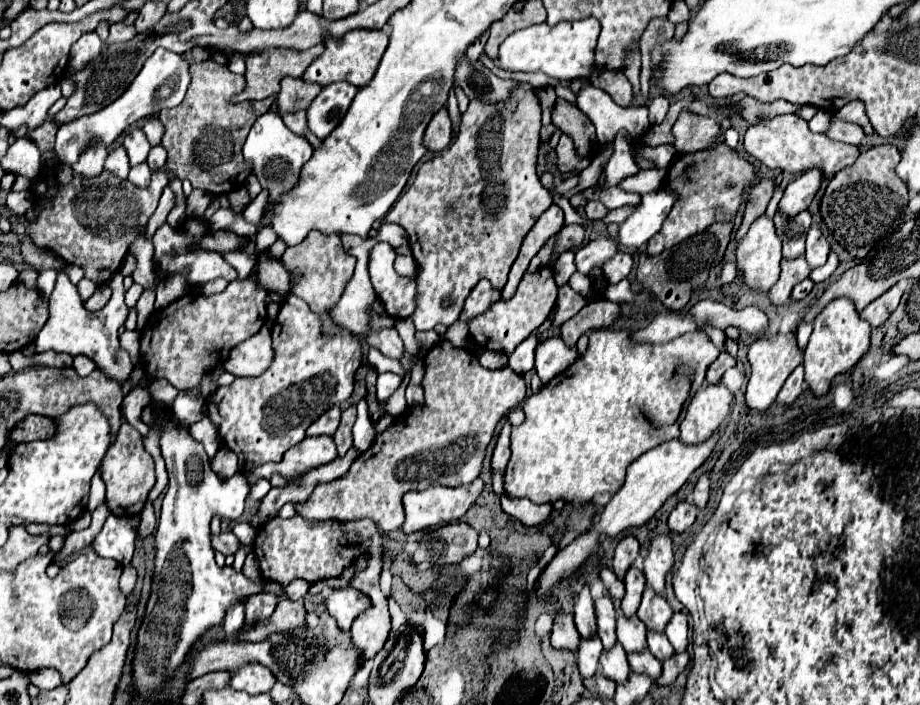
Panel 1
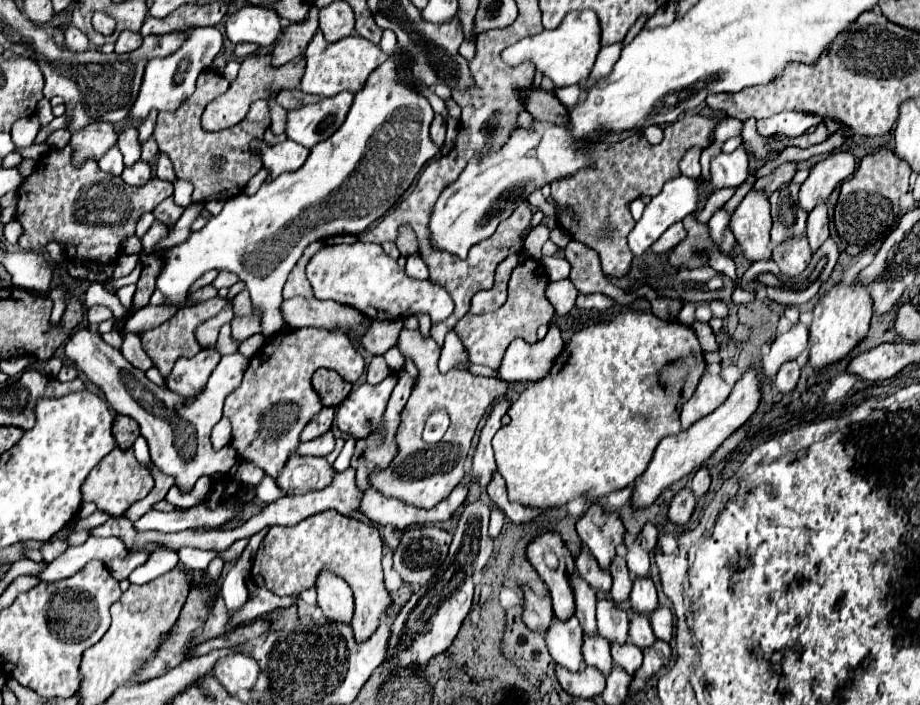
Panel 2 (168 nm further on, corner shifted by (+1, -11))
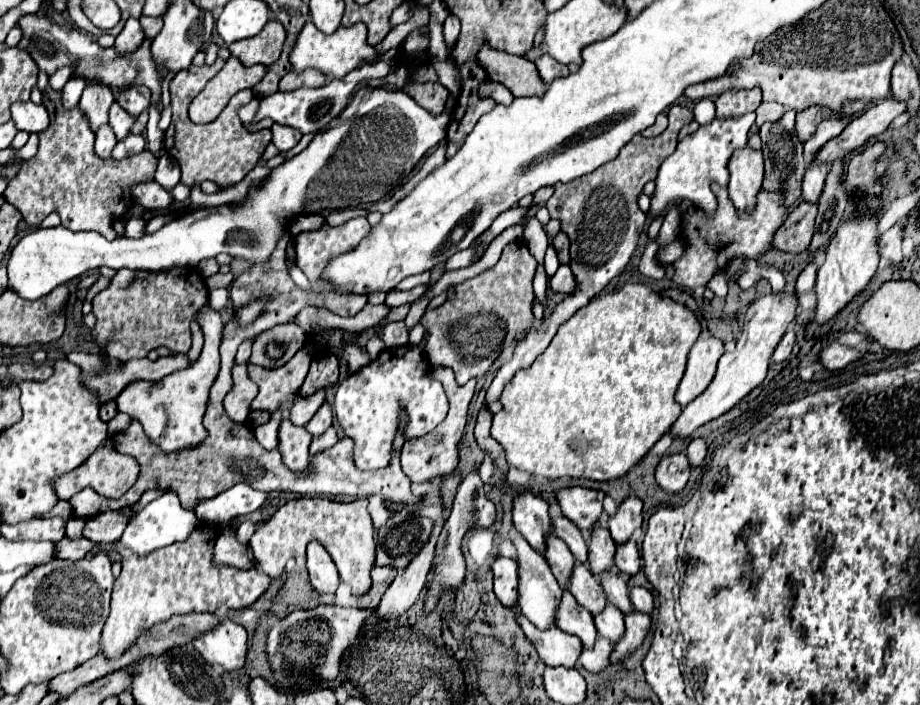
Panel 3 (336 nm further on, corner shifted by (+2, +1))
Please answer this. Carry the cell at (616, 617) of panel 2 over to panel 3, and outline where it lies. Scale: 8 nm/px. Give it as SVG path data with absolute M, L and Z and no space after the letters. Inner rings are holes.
M574 563L570 579L566 583L566 589L574 595L574 599L586 607L592 615L600 613L606 605L606 595L596 581L596 577L590 573L590 569L584 563Z

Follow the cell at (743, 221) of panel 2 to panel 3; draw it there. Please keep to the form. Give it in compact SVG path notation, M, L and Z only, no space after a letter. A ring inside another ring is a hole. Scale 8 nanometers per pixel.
M742 147L732 153L732 159L728 161L728 193L734 201L734 207L738 213L752 211L758 191L762 189L762 153L752 147Z

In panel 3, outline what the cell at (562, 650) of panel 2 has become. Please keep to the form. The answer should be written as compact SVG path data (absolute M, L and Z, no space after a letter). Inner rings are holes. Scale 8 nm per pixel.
M512 531L512 545L516 547L516 563L518 563L518 605L522 613L528 617L528 621L536 623L536 627L548 627L548 623L554 623L552 607L556 607L556 599L560 599L562 589L554 579L550 567L546 567L542 555L536 553L532 547L528 547L528 543L516 531Z

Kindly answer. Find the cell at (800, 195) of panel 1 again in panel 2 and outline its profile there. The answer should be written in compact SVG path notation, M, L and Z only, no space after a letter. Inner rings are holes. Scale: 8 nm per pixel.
M833 153L811 167L809 177L799 189L799 207L811 211L815 205L827 201L837 183L845 181L855 171L853 153Z

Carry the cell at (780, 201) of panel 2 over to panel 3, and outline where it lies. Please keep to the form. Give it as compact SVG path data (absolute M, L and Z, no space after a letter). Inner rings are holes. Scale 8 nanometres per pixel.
M786 109L778 121L764 123L760 127L760 137L762 137L762 155L764 155L764 169L766 169L762 187L764 189L784 189L784 203L788 203L788 207L790 207L802 195L800 183L804 177L804 167L806 167L806 161L802 155L804 143L796 135L796 111Z

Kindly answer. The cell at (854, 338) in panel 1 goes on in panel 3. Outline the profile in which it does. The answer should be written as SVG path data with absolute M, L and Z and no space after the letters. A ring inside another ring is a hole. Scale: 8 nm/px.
M862 215L862 217L850 217L836 229L836 235L828 243L826 259L822 263L822 273L818 271L816 277L816 293L818 293L818 307L816 307L816 319L818 323L824 323L840 313L840 309L846 307L846 303L866 289L872 275L878 269L878 217L876 215Z

